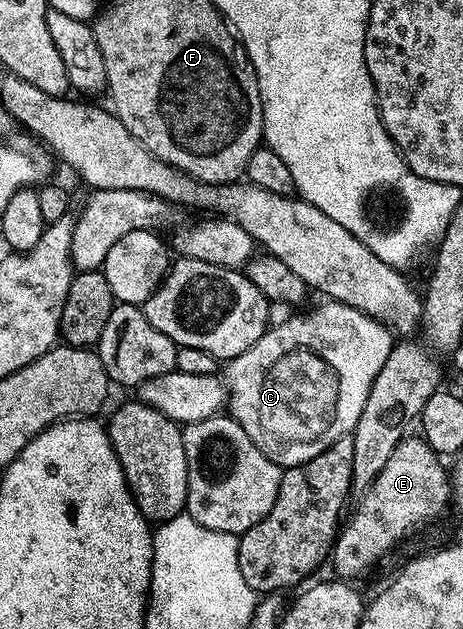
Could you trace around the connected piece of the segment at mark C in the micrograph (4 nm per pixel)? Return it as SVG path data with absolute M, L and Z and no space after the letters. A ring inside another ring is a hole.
M341 301L323 302L309 313L297 312L286 323L278 323L264 334L242 355L227 362L227 408L230 416L254 439L256 446L274 464L289 469L322 455L335 441L351 435L358 423L358 415L366 407L370 387L382 371L382 363L390 355L394 334L381 321L358 311Z

